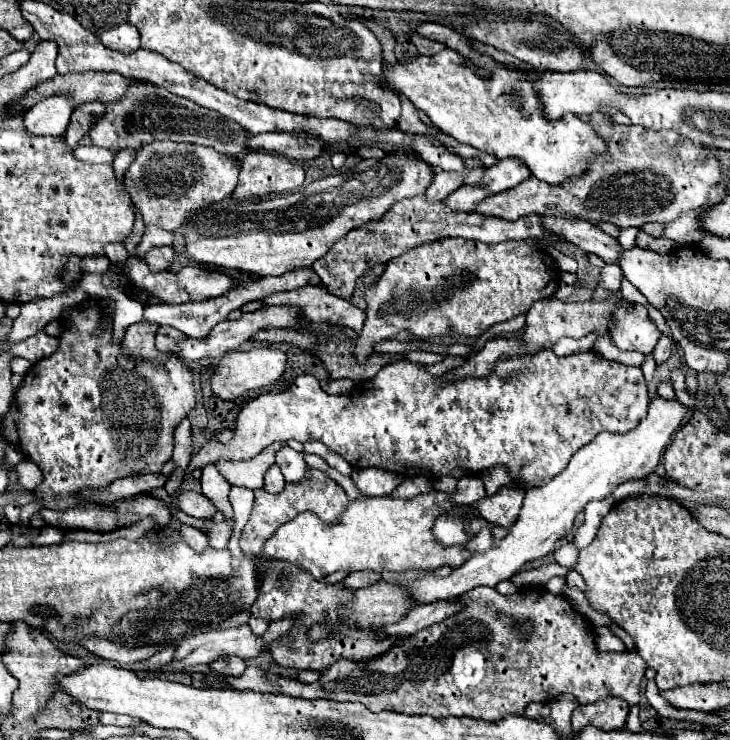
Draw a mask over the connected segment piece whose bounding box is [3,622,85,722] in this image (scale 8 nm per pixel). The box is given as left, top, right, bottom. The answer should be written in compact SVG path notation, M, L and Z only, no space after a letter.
M11 622L11 630L5 634L3 642L3 664L19 680L19 688L13 692L13 714L19 722L37 716L53 698L55 674L73 674L79 666L85 666L83 660L55 648L55 644L41 630L35 630L25 622Z

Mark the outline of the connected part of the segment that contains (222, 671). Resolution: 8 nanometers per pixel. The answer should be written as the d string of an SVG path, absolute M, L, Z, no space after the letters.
M217 658L209 664L209 670L213 674L219 674L223 678L227 676L239 676L245 670L245 662L241 658Z

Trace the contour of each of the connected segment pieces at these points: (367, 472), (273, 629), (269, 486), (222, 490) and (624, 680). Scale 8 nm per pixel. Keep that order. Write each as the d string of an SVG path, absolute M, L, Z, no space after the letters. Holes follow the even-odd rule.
M359 468L353 472L353 480L365 496L387 496L403 482L403 476L379 468Z
M284 618L278 621L273 621L270 623L268 629L263 634L263 641L265 644L269 645L273 641L276 641L282 635L287 633L294 624L294 618Z
M271 466L269 470L267 470L267 474L265 474L265 490L267 492L273 492L273 494L277 494L277 492L281 492L283 490L283 486L285 486L285 480L283 480L283 474L281 474L281 470L279 470L279 466Z
M205 466L203 468L203 476L201 476L201 492L219 508L219 512L223 512L225 520L233 520L233 508L229 502L229 490L231 484L225 480L225 476L217 470L217 466Z
M475 588L461 596L463 610L439 624L419 630L413 636L403 638L387 654L369 662L339 660L335 662L315 684L301 684L297 680L281 678L263 672L257 666L247 666L239 678L229 678L229 686L235 690L273 692L295 698L327 698L337 702L361 702L373 712L393 710L403 714L429 714L433 718L447 716L471 716L487 722L495 722L505 714L523 714L531 702L553 700L561 694L571 694L579 704L591 704L607 696L625 698L629 704L639 704L639 684L649 668L637 652L599 652L591 624L585 616L573 610L565 596L555 596L545 588L521 588L511 596L499 594L495 588ZM517 622L533 622L533 634L525 642L515 634Z

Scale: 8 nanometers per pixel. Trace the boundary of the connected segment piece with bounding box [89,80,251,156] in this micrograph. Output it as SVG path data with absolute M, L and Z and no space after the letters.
M133 80L127 94L119 102L107 106L105 116L91 128L89 138L93 146L107 148L113 154L123 148L141 148L153 140L173 140L203 144L215 148L219 154L237 156L243 152L243 146L251 134L237 122L231 122L229 118L223 118L221 114L215 114L213 110L207 110L187 98L179 98L155 84Z

